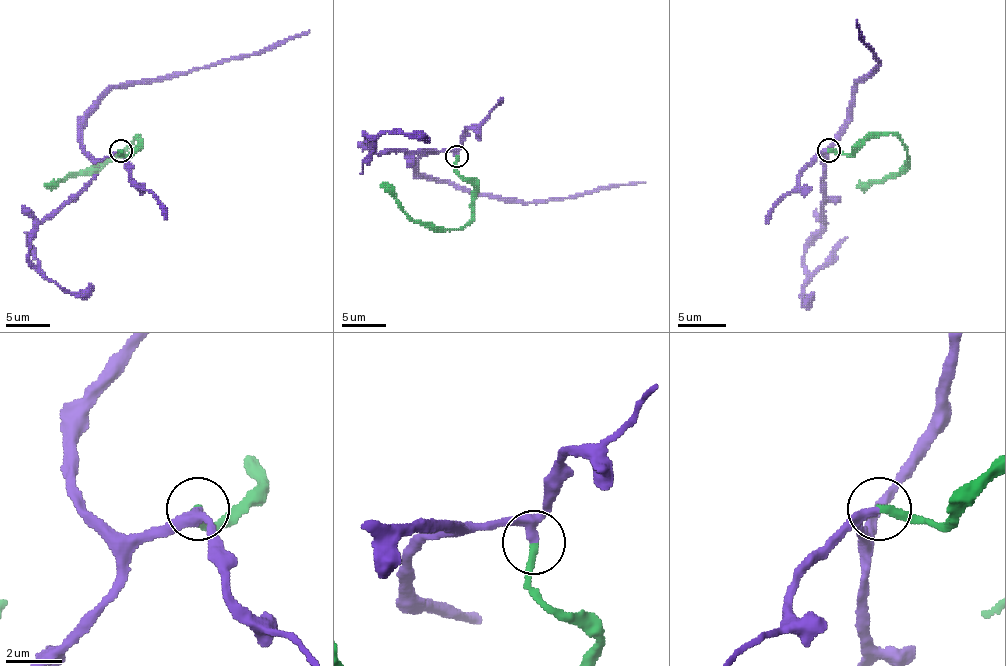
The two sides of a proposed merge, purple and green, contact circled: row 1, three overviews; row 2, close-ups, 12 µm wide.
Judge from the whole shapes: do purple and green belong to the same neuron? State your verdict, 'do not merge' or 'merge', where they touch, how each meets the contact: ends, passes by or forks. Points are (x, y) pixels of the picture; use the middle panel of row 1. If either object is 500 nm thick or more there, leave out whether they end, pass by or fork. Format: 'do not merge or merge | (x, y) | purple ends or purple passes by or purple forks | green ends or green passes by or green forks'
merge | (456, 156) | purple passes by | green ends

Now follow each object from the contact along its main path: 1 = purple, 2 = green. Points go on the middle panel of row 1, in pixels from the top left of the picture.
1: (456, 156), (451, 151), (429, 151), (418, 160), (420, 173), (449, 185), (523, 202), (545, 202), (645, 182)
2: (456, 156), (456, 171), (476, 189), (474, 213), (458, 229), (438, 229), (416, 222), (383, 182)

